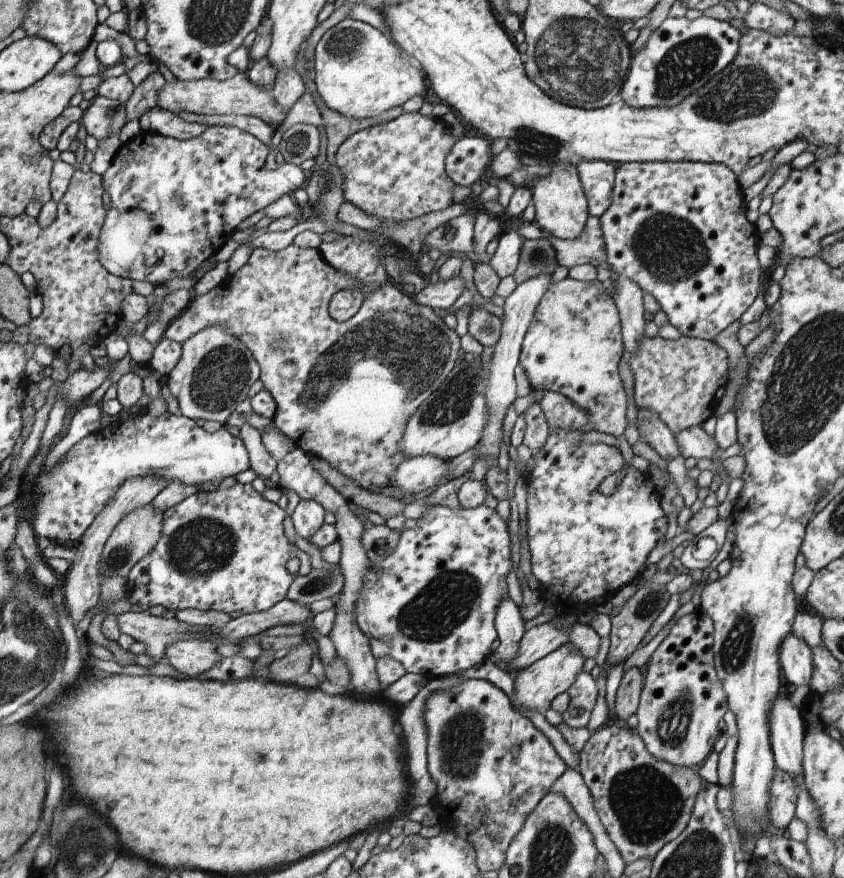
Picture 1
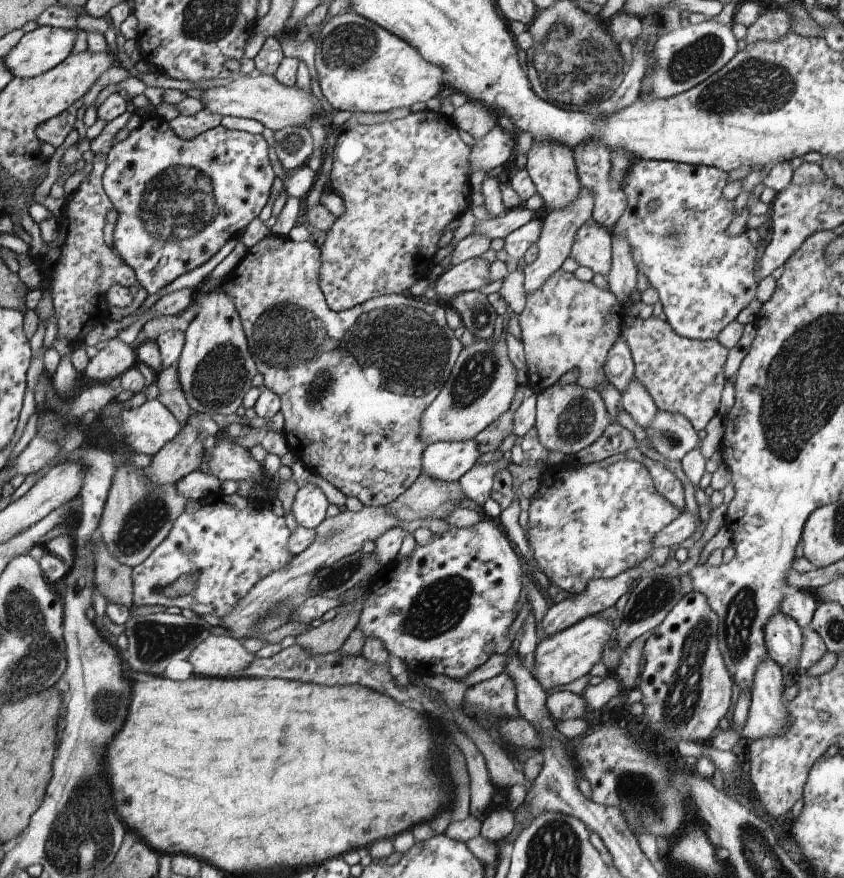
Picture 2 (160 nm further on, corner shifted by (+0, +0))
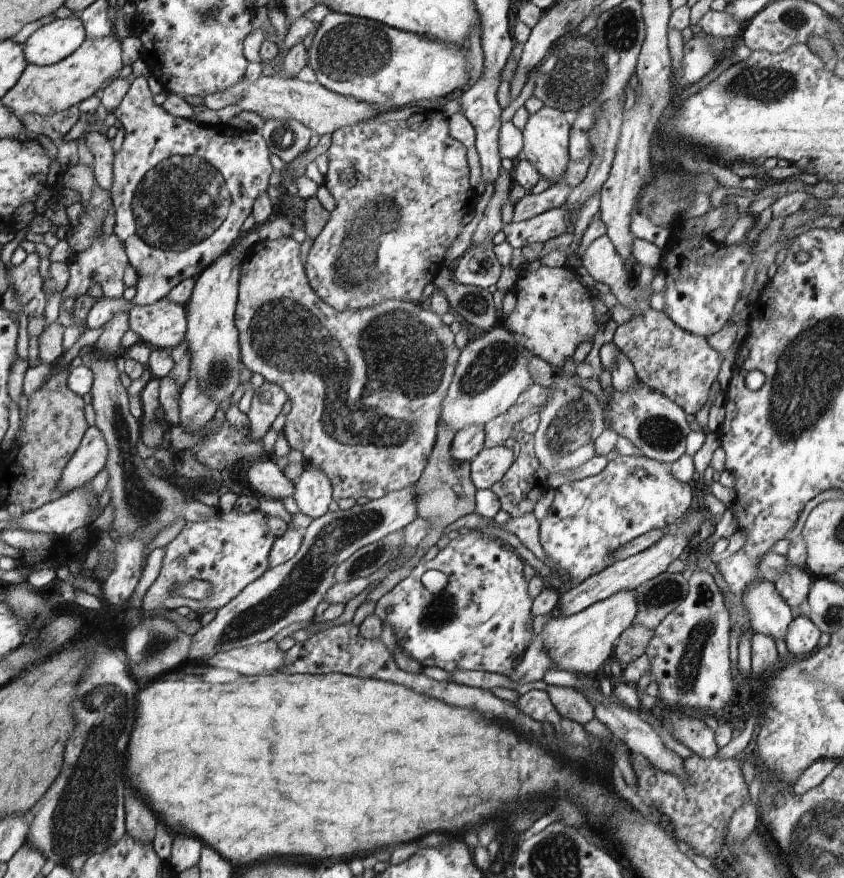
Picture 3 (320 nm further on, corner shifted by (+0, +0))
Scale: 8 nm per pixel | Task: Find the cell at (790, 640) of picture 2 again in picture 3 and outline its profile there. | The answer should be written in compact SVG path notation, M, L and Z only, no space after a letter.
M759 576L743 592L743 607L754 633L766 633L775 641L783 638L794 618L791 606L775 584Z

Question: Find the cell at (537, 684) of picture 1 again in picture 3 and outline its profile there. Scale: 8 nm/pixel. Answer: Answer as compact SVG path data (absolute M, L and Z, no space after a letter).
M619 590L573 615L553 617L542 634L547 636L549 653L559 667L574 674L588 675L601 669L613 650L614 640L633 624L636 615L636 590Z

